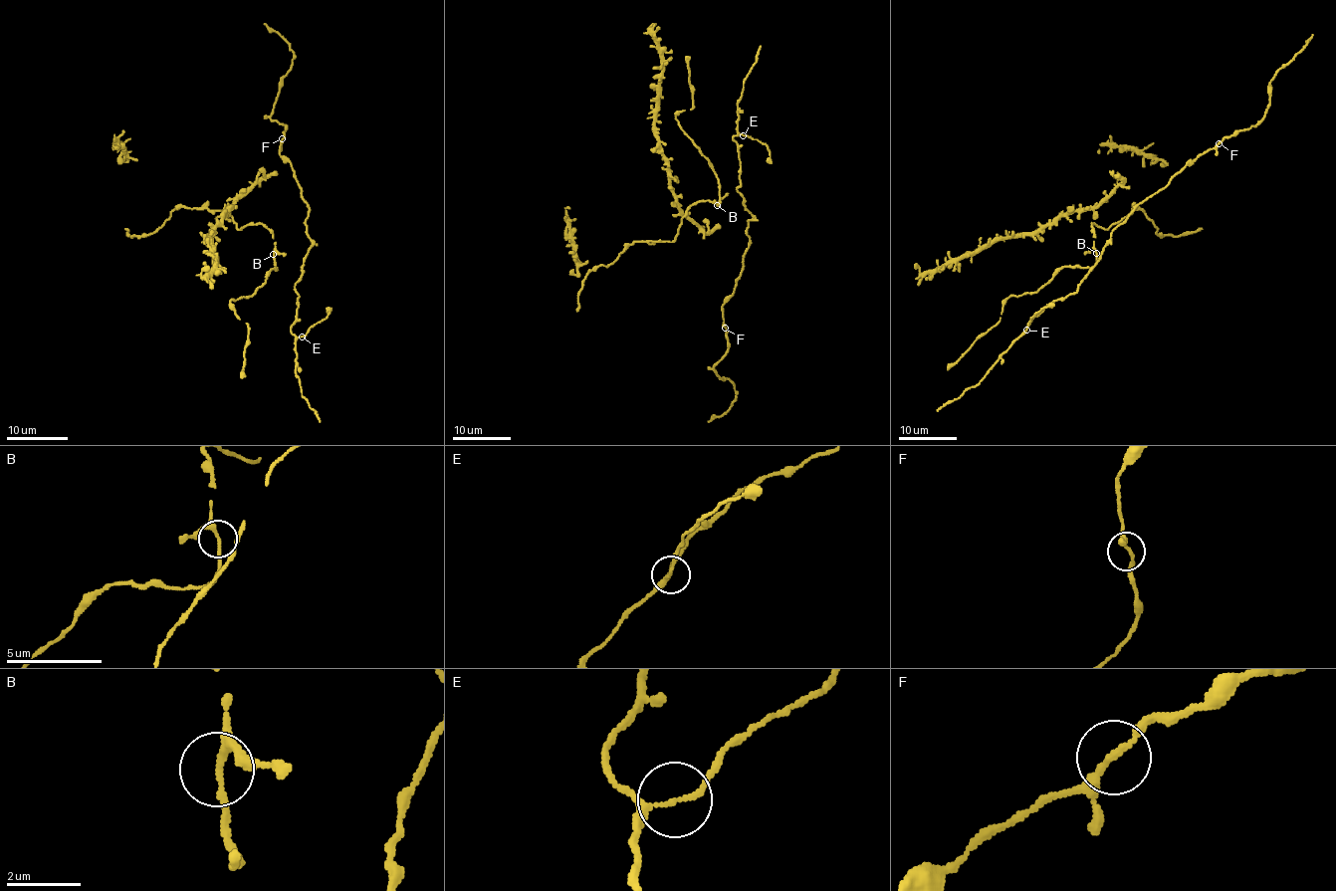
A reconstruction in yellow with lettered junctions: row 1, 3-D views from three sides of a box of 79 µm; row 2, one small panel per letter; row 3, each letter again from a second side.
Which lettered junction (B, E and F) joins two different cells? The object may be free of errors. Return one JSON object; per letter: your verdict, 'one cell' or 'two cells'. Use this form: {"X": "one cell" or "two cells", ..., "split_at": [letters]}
{"B": "one cell", "E": "one cell", "F": "one cell", "split_at": []}

